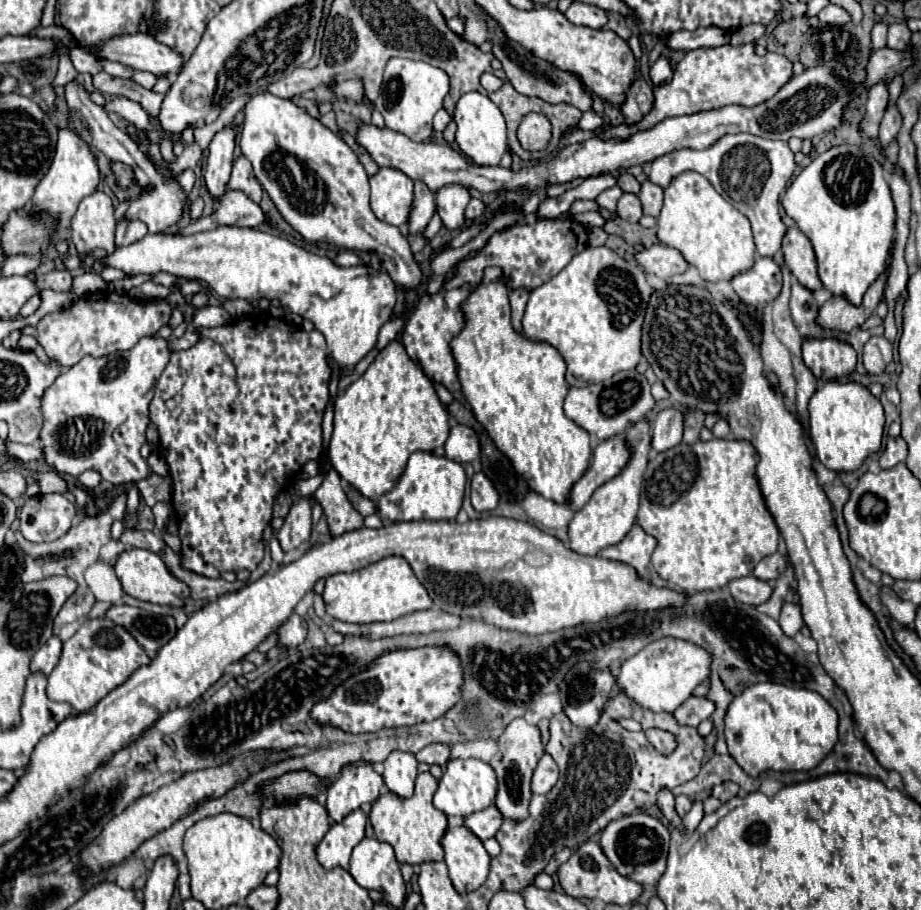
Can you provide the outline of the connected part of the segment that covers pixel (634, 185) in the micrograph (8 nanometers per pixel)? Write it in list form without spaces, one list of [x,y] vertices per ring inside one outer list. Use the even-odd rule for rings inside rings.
[[[621,172],[621,176],[619,176],[619,188],[621,188],[623,192],[639,194],[641,184],[635,180],[635,176],[631,176],[631,174],[627,174],[627,172]]]

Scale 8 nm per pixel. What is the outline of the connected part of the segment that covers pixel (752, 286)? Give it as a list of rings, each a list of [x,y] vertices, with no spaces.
[[[757,256],[753,268],[737,274],[731,286],[747,306],[761,312],[781,294],[781,268],[771,258]]]

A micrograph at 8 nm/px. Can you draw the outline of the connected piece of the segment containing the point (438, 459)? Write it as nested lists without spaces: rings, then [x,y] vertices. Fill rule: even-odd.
[[[413,452],[399,484],[383,494],[377,502],[379,516],[401,522],[401,520],[455,520],[461,510],[465,494],[465,470],[459,462],[453,462],[433,452]]]

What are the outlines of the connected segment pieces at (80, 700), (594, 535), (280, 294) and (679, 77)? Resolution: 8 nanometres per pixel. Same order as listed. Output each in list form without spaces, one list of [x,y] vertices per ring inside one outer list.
[[[105,616],[91,618],[63,644],[61,660],[49,676],[47,696],[57,702],[69,702],[77,712],[89,712],[143,664],[151,664],[151,658],[125,628],[113,624],[113,620],[105,620]]]
[[[641,420],[635,426],[631,426],[629,432],[625,434],[625,438],[627,438],[627,444],[631,448],[629,464],[613,480],[599,486],[593,492],[591,500],[581,510],[577,510],[573,520],[569,522],[569,530],[567,530],[569,542],[567,542],[567,546],[571,550],[575,550],[577,554],[597,556],[603,548],[619,544],[625,538],[625,534],[631,530],[631,526],[635,524],[639,494],[641,494],[641,480],[643,480],[643,472],[647,468],[647,452],[651,448],[651,434],[649,434],[647,422]]]
[[[218,226],[209,232],[197,232],[193,236],[176,234],[150,234],[143,240],[133,242],[123,248],[115,248],[113,254],[103,258],[105,266],[121,268],[125,274],[153,274],[169,272],[177,278],[187,280],[205,280],[219,296],[227,300],[243,298],[249,302],[259,302],[261,298],[279,300],[291,312],[307,318],[313,326],[325,336],[331,358],[341,370],[353,370],[377,344],[377,334],[381,326],[393,316],[397,304],[397,288],[387,272],[373,272],[367,266],[341,268],[331,258],[313,254],[285,238],[259,232],[255,228],[237,228],[237,226]]]
[[[725,44],[721,48],[691,50],[677,64],[673,80],[669,84],[655,88],[655,104],[649,110],[649,114],[645,114],[635,124],[623,122],[619,126],[609,126],[601,134],[597,134],[597,138],[599,140],[625,140],[633,132],[649,130],[665,118],[697,114],[697,112],[705,112],[705,110],[723,108],[729,104],[741,104],[745,108],[751,108],[751,106],[763,104],[765,100],[773,98],[791,78],[793,78],[793,66],[785,56],[767,52],[761,58],[755,54],[753,44],[745,44],[745,46]]]

